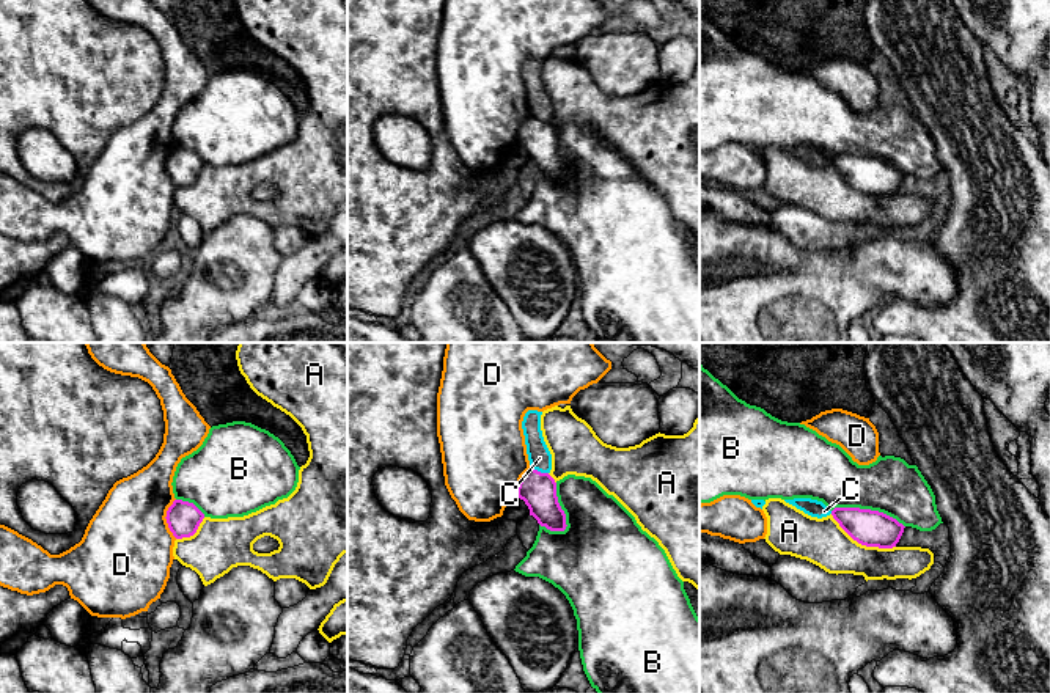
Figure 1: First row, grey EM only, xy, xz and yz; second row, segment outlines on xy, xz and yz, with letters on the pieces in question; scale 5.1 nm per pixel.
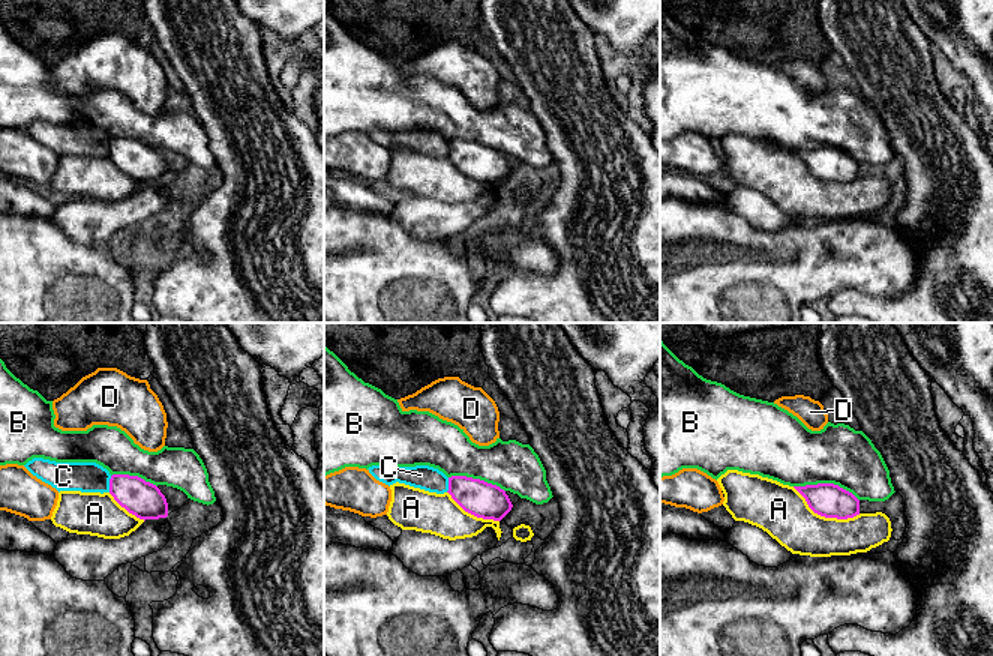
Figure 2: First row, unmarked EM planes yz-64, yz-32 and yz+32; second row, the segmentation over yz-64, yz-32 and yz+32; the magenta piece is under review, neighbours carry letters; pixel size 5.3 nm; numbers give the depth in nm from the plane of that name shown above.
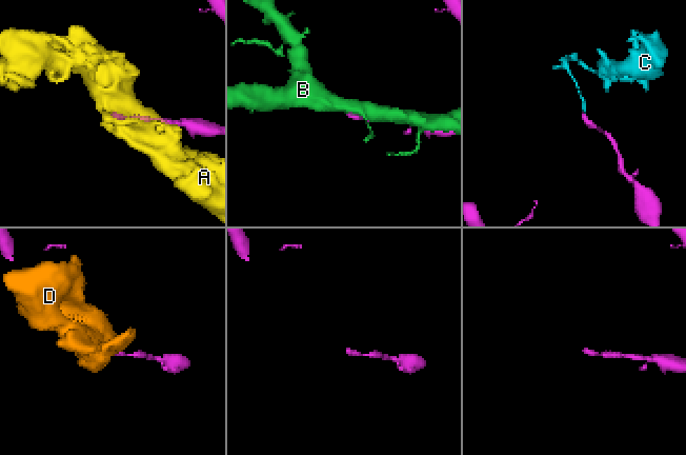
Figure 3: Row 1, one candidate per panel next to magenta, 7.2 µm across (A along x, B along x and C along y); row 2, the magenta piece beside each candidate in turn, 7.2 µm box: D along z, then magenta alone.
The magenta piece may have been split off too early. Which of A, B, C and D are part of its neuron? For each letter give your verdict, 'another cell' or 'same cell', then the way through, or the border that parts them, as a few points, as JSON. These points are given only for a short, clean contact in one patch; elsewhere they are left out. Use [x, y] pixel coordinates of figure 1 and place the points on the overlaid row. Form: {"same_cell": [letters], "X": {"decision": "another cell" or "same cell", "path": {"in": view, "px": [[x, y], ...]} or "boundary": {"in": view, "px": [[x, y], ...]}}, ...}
{"same_cell": [], "A": {"decision": "another cell"}, "B": {"decision": "another cell"}, "C": {"decision": "another cell", "boundary": {"in": "xz", "px": [[532, 467], [547, 473]]}}, "D": {"decision": "another cell", "boundary": {"in": "xy", "px": [[175, 498], [167, 511], [165, 522], [176, 538]]}}}

